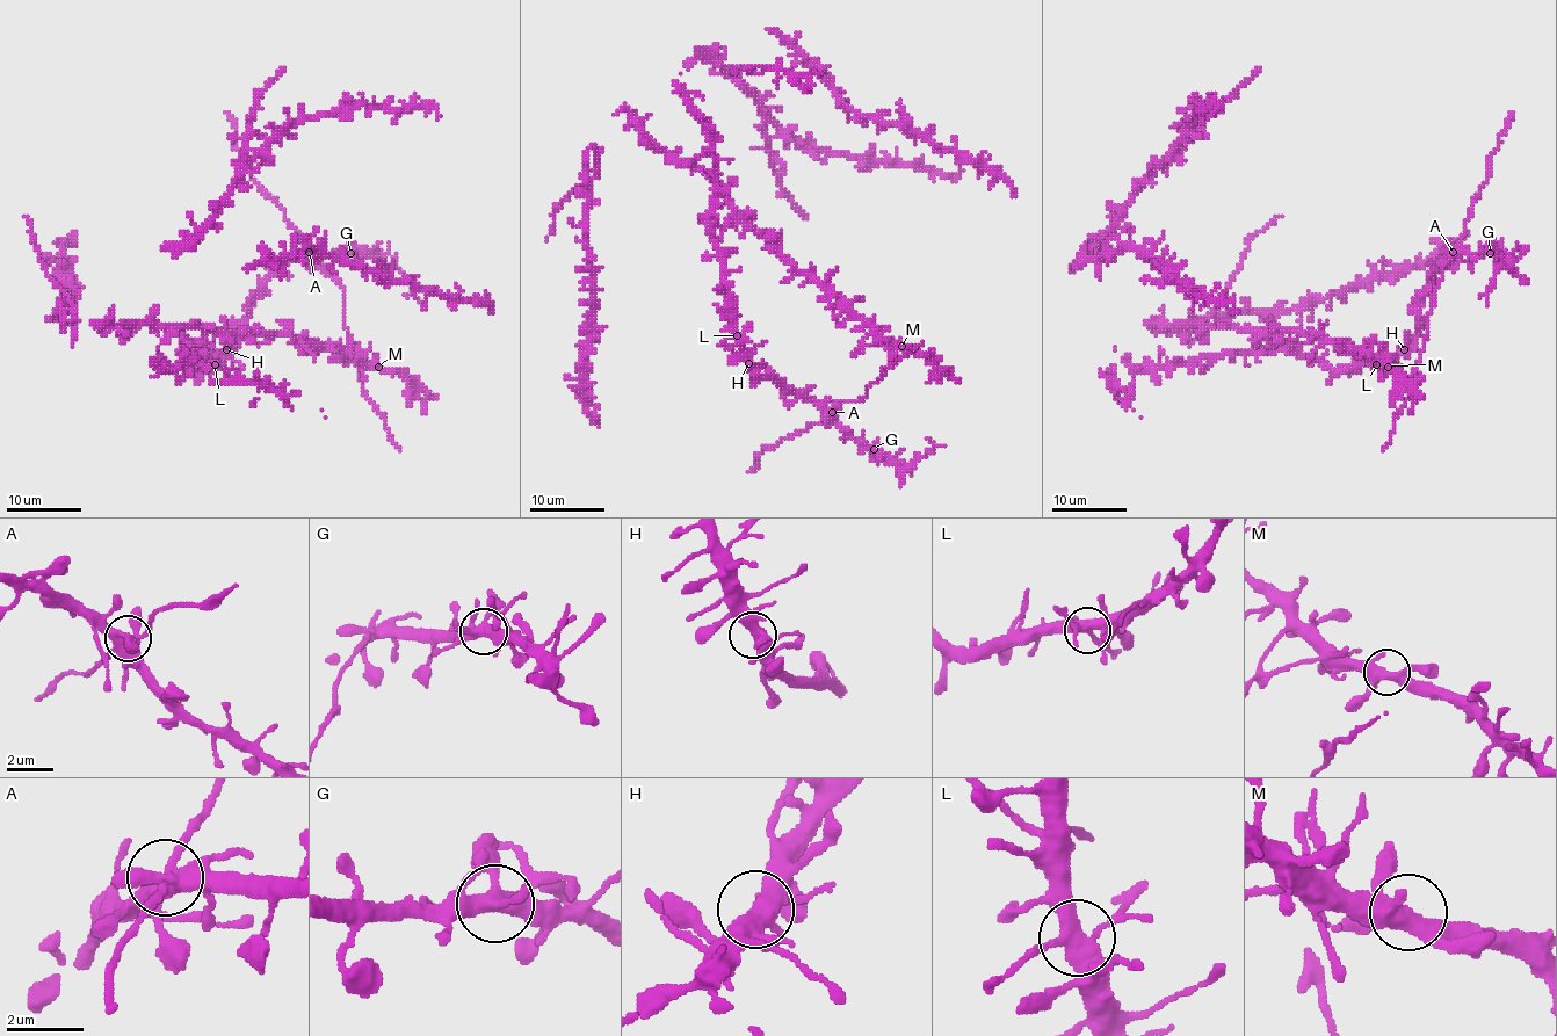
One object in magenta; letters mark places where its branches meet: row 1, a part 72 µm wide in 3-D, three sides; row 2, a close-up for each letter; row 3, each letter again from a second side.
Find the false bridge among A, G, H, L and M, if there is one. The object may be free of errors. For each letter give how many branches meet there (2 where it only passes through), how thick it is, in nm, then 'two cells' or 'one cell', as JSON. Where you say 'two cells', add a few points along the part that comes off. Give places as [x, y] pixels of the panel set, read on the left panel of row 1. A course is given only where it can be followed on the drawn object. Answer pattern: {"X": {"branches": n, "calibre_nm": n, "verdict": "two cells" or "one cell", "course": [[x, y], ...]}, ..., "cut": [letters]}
{"A": {"branches": 7, "calibre_nm": 440, "verdict": "one cell"}, "G": {"branches": 6, "calibre_nm": 400, "verdict": "one cell"}, "H": {"branches": 6, "calibre_nm": 400, "verdict": "one cell"}, "L": {"branches": 4, "calibre_nm": 400, "verdict": "one cell"}, "M": {"branches": 5, "calibre_nm": 420, "verdict": "one cell"}, "cut": []}

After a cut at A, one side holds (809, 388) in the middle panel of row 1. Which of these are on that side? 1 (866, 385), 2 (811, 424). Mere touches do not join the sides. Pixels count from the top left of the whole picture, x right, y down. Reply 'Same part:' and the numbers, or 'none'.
Same part: none

